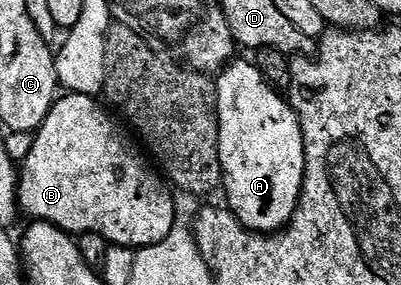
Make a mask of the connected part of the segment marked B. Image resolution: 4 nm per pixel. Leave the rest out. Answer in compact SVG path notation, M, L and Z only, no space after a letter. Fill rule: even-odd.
M71 92L63 95L52 106L52 110L48 114L48 118L39 129L35 148L32 154L28 155L24 165L20 170L20 208L23 213L26 212L31 217L31 221L47 220L50 224L64 232L71 234L81 234L84 232L101 232L104 239L110 241L111 245L120 247L128 247L132 249L147 248L153 244L164 242L164 238L168 238L168 234L174 229L176 223L176 196L172 191L171 185L164 179L163 173L148 159L147 153L136 143L135 137L131 135L125 127L121 128L104 109L98 105L99 101L93 96L82 96L80 93Z

